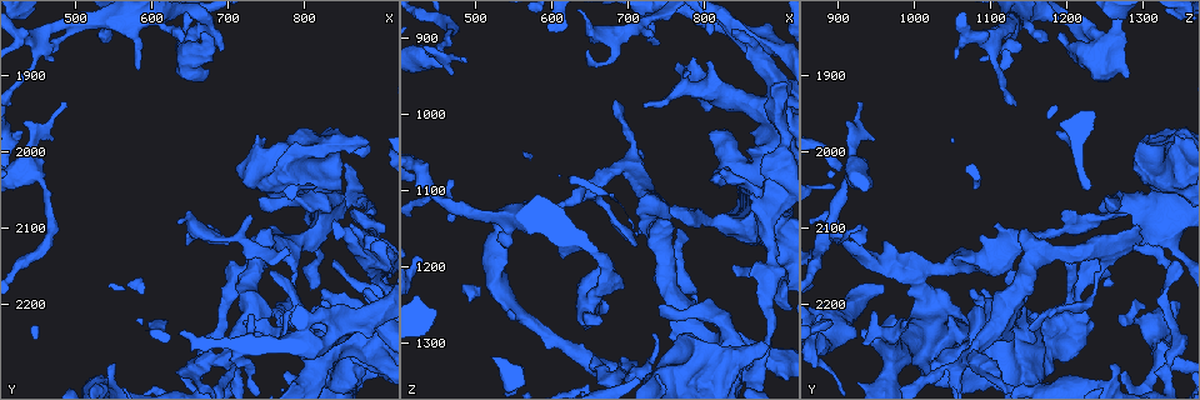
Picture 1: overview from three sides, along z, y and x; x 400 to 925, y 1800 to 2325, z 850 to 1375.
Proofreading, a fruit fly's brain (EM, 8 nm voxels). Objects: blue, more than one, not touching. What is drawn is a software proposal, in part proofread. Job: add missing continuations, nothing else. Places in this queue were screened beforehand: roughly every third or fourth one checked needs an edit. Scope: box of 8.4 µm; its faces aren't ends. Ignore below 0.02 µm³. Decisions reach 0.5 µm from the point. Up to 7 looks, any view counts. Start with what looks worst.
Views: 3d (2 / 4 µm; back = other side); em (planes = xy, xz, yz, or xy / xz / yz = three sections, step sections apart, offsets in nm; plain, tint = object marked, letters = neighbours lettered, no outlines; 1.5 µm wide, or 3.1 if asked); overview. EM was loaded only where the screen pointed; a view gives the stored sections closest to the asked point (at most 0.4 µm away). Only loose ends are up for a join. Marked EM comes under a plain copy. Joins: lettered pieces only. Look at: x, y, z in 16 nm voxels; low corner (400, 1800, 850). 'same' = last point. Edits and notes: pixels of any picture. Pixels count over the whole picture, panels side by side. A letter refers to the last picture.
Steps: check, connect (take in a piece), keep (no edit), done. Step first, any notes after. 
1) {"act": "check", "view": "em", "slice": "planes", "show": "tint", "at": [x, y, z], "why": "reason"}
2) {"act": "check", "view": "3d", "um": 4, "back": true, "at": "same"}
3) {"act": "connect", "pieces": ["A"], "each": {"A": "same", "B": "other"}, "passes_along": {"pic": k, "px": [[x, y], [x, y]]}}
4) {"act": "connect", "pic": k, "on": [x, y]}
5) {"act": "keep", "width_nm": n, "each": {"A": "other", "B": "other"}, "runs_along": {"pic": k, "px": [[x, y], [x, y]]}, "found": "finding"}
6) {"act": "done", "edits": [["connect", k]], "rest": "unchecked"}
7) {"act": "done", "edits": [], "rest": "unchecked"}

{"act": "check", "view": "3d", "um": 4, "at": [865, 2075, 1200], "why": "branch stops here"}

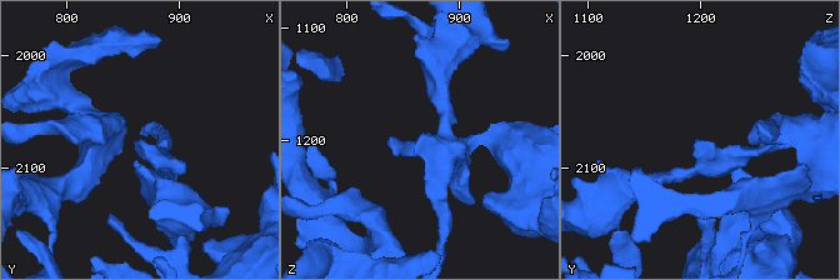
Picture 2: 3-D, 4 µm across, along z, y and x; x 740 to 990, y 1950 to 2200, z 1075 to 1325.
{"act": "check", "view": "em", "slice": "yz", "step": 8, "show": "letters", "at": [862, 2076, 1204]}

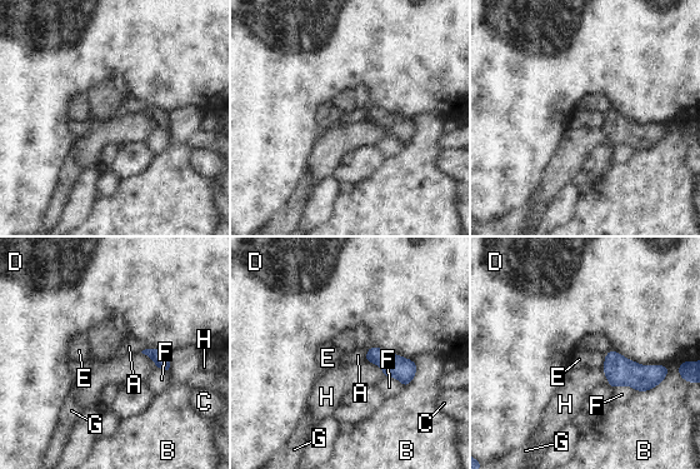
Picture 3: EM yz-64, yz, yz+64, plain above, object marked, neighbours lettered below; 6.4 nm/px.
{"act": "keep", "each": {"A": "other", "B": "other", "C": "other", "D": "other", "E": "other", "F": "other", "G": "other", "H": "other"}, "border": {"pic": 3, "px": [[613, 348], [644, 365], [665, 365]]}, "found": "no lettered piece goes on from it"}

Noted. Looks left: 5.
{"act": "check", "view": "em", "slice": "planes", "show": "letters", "at": [645, 1900, 1280], "why": "branch stops here"}

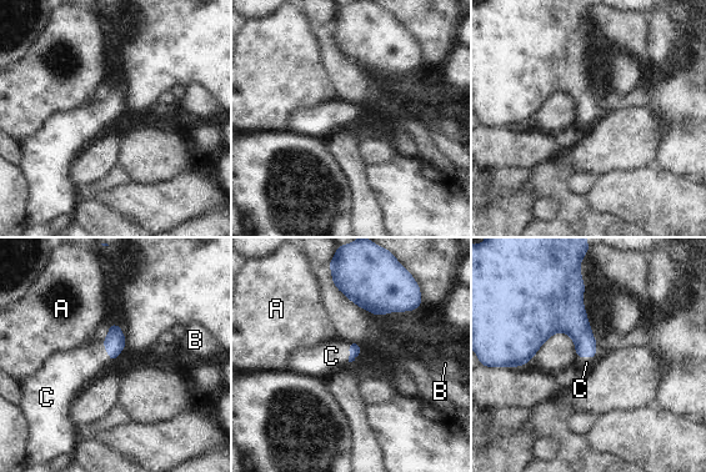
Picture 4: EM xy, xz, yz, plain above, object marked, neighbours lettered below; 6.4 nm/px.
{"act": "connect", "pieces": ["C"], "longest_contact_nm": ["C", 150], "each": {"A": "other", "B": "other", "C": "same"}, "found": "the neuron continues"}

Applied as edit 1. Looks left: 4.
{"act": "check", "view": "overview"}

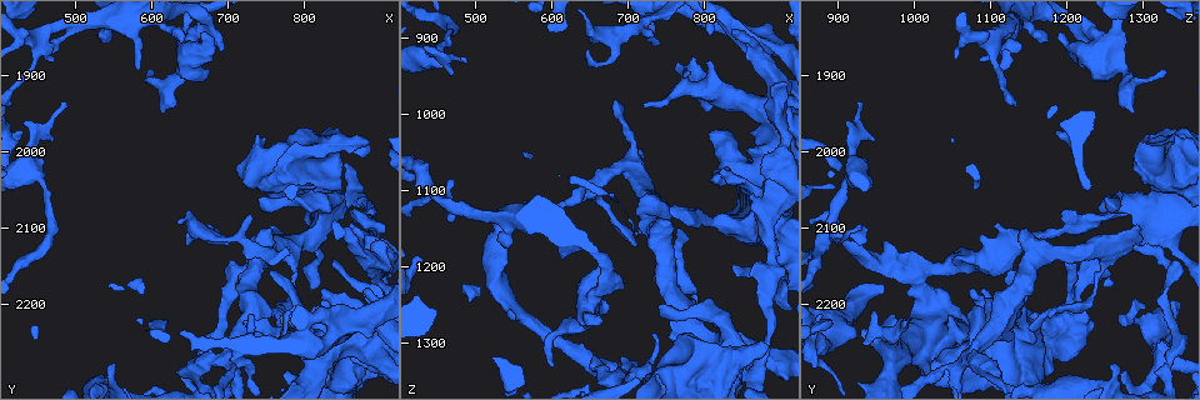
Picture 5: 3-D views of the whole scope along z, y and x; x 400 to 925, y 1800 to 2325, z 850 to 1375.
{"act": "check", "view": "em", "slice": "planes", "show": "letters", "at": [820, 2175, 1075], "why": "free end"}

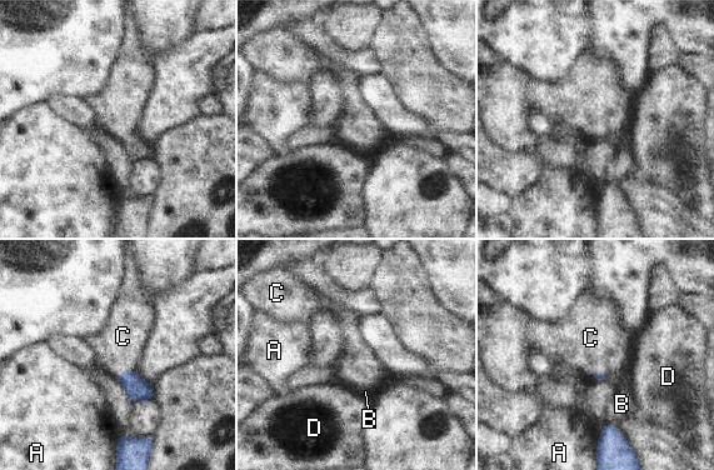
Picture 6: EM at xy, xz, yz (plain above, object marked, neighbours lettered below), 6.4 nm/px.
{"act": "connect", "pieces": ["C"], "longest_contact_nm": ["A", 140], "each": {"A": "other", "B": "other", "C": "same", "D": "other"}, "passes_along": {"pic": 6, "px": [[138, 389], [123, 371], [123, 336]]}, "found": "it goes on there"}

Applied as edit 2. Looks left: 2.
{"act": "done", "edits": [["connect", 4], ["connect", 6]], "rest": "unchecked"}

